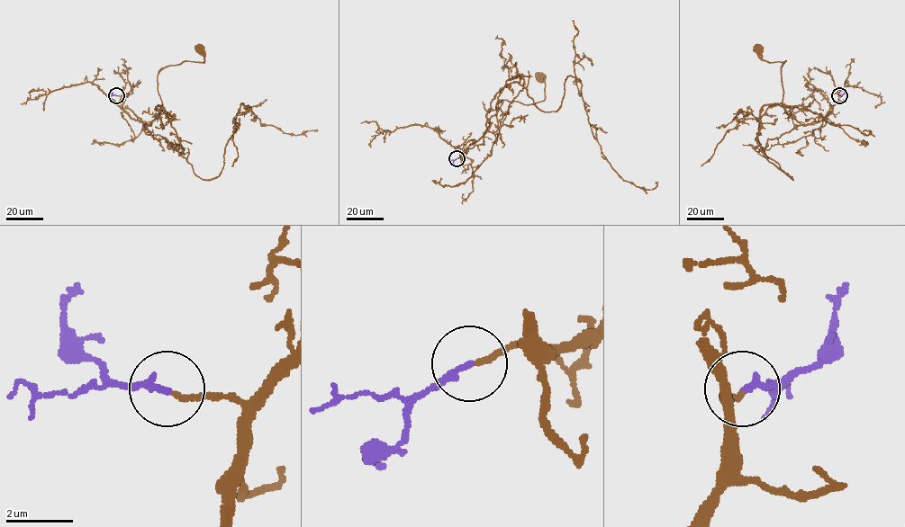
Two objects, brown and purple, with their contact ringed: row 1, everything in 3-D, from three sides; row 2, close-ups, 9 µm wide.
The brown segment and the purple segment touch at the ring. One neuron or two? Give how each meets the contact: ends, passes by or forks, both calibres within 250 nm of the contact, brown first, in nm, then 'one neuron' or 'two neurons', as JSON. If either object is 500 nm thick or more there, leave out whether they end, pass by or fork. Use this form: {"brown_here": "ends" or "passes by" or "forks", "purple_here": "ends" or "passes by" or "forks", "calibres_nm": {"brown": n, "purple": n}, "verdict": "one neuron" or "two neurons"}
{"brown_here": "ends", "purple_here": "ends", "calibres_nm": {"brown": 160, "purple": 200}, "verdict": "one neuron"}

